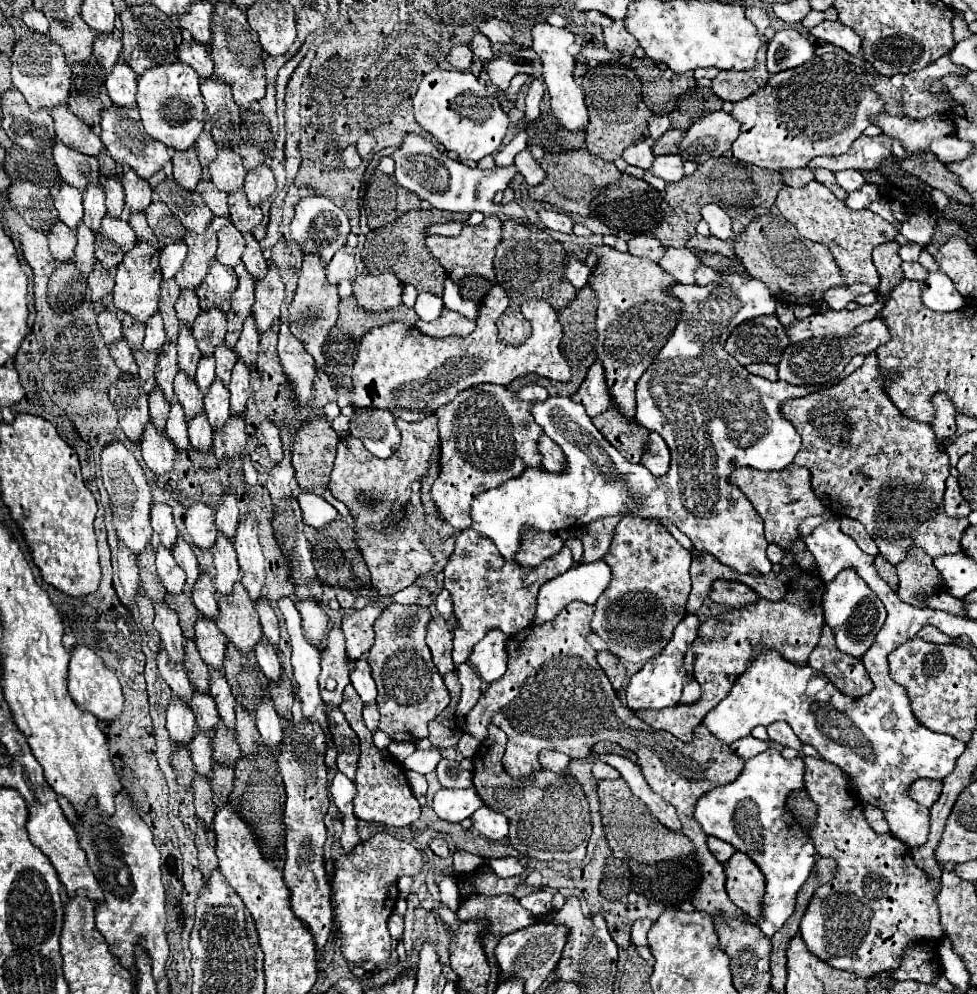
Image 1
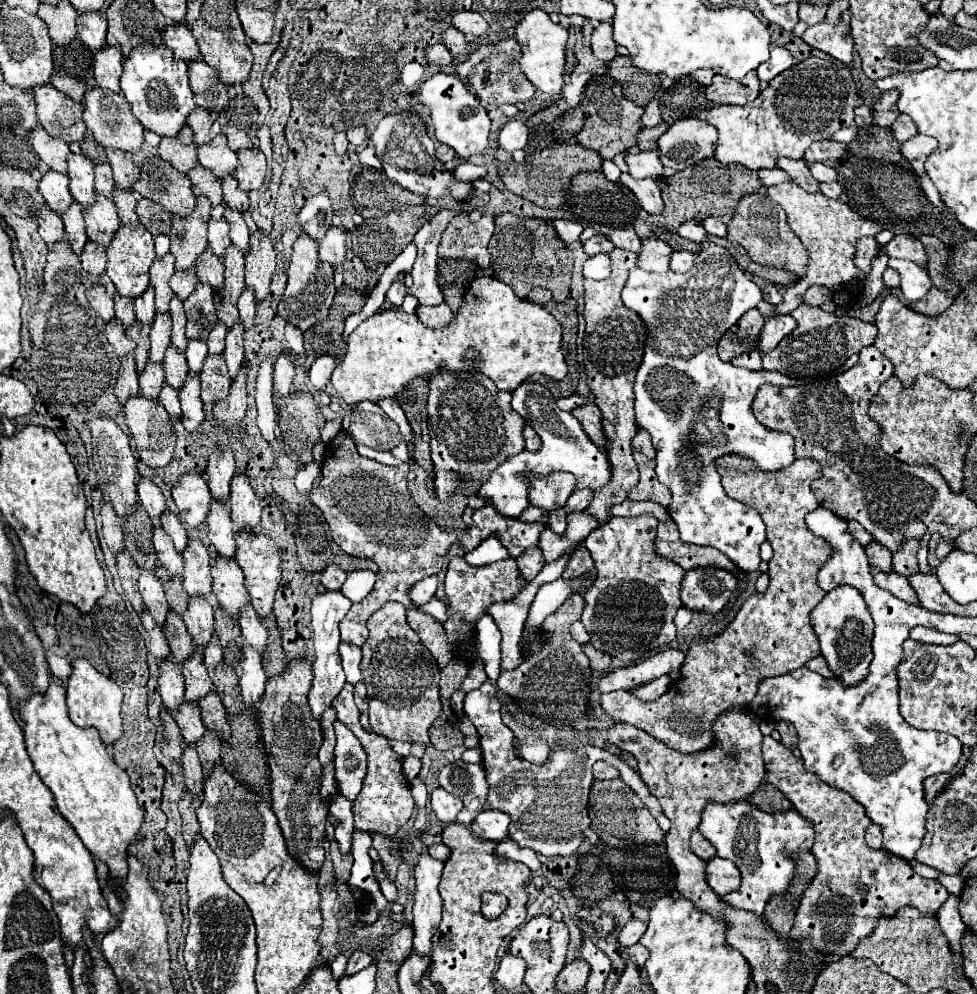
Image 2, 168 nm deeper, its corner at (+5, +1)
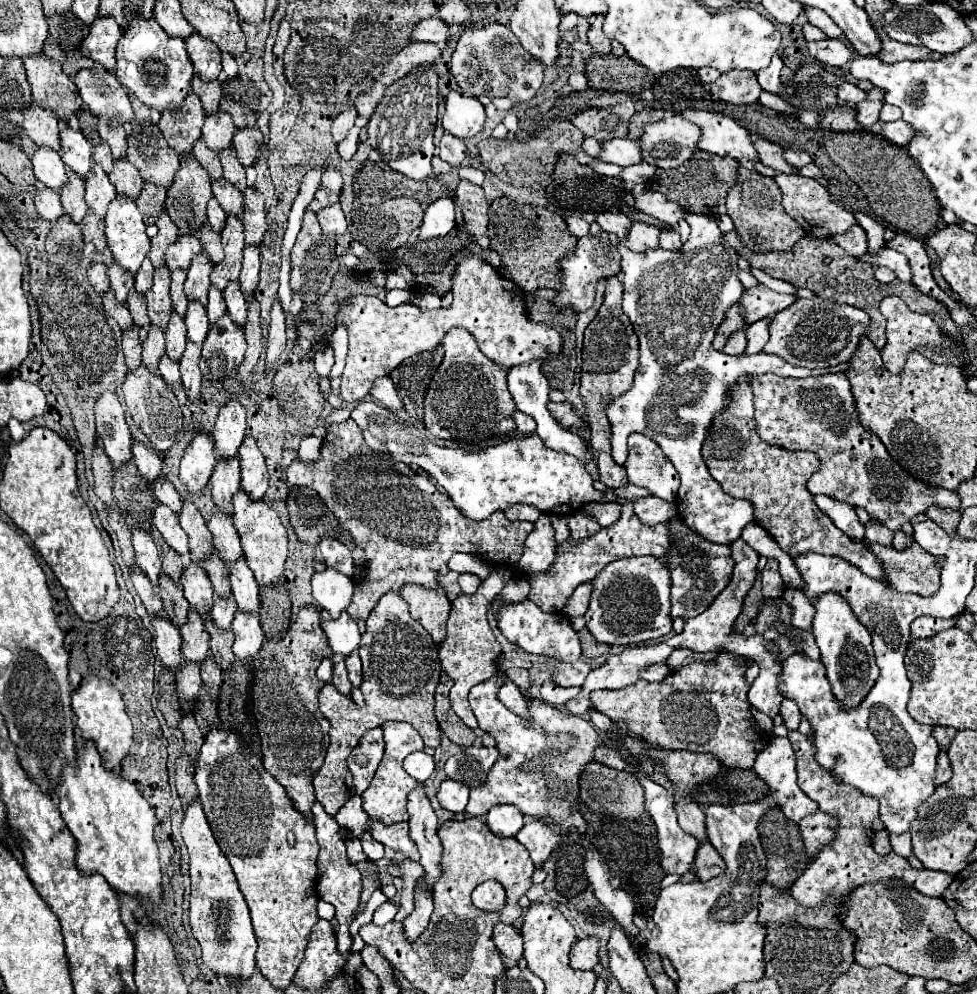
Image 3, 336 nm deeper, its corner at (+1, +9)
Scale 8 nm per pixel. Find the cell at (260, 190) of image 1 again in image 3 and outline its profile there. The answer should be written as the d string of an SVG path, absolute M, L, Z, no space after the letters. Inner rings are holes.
M244 127L244 129L236 129L236 133L232 137L232 145L238 151L240 163L244 167L250 167L260 155L260 149L264 145L264 137L262 137L260 129Z

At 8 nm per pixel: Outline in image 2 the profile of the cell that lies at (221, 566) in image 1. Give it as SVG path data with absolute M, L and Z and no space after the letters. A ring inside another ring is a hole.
M218 501L210 503L208 513L208 537L216 547L218 555L224 559L234 559L236 541L234 541L234 523L230 521L230 503L218 505Z

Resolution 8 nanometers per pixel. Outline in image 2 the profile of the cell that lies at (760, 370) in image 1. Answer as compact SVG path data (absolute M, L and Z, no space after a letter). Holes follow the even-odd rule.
M754 351L754 353L742 353L742 357L734 357L732 365L746 367L746 369L752 369L752 371L760 371L762 369L762 357L760 357L758 351Z

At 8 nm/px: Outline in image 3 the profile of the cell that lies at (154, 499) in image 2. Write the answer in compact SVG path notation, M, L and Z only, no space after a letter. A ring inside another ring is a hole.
M134 439L132 455L134 455L134 463L136 463L140 475L142 475L146 481L150 481L150 483L156 481L158 475L160 475L160 459L158 459L156 451L150 449L150 447L146 447L146 443Z

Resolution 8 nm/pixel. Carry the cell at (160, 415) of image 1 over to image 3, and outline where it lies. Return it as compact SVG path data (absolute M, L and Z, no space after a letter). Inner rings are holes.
M150 325L148 337L142 343L142 363L156 373L158 371L158 357L164 353L164 331L158 325Z

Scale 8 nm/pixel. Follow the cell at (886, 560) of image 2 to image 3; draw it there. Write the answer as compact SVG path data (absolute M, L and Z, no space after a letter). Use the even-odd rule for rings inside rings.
M868 521L864 525L864 529L866 529L866 537L864 537L866 543L880 543L886 547L892 545L892 531L886 525L882 525L878 521Z

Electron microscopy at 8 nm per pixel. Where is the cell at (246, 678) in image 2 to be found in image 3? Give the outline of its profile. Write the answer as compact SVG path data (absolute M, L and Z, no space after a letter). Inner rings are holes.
M236 611L236 617L232 621L232 631L236 635L234 639L234 655L238 655L242 661L250 661L258 657L258 649L264 639L264 631L258 621L258 613L244 613Z

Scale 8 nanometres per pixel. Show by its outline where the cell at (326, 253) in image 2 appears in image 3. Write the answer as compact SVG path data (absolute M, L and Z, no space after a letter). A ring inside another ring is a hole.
M338 203L322 207L316 215L318 215L318 221L320 221L324 233L334 233L334 235L346 233L346 217Z

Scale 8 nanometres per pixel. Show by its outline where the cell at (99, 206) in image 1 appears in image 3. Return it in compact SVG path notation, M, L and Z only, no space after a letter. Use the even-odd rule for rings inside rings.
M62 125L60 129L60 155L62 161L74 169L80 177L86 177L86 171L92 169L92 151L88 139L80 129L72 129Z

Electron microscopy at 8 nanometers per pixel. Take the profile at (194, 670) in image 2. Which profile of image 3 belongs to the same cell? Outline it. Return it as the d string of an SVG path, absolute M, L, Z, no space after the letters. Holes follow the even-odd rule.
M190 609L188 623L180 625L182 635L182 657L186 661L202 663L202 659L208 657L208 633L204 629L204 619Z

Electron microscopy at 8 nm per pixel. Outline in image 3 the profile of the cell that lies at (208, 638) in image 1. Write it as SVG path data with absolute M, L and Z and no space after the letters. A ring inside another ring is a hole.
M186 561L180 583L182 583L184 597L188 599L190 607L198 609L198 613L202 613L202 617L206 617L206 613L210 613L212 601L214 601L212 583L210 583L206 571L200 565Z

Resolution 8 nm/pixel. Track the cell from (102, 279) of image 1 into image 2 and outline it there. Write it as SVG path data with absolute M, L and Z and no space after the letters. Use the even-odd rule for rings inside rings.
M94 241L86 243L86 249L82 251L82 269L96 281L106 273L106 251L100 245L94 245Z

